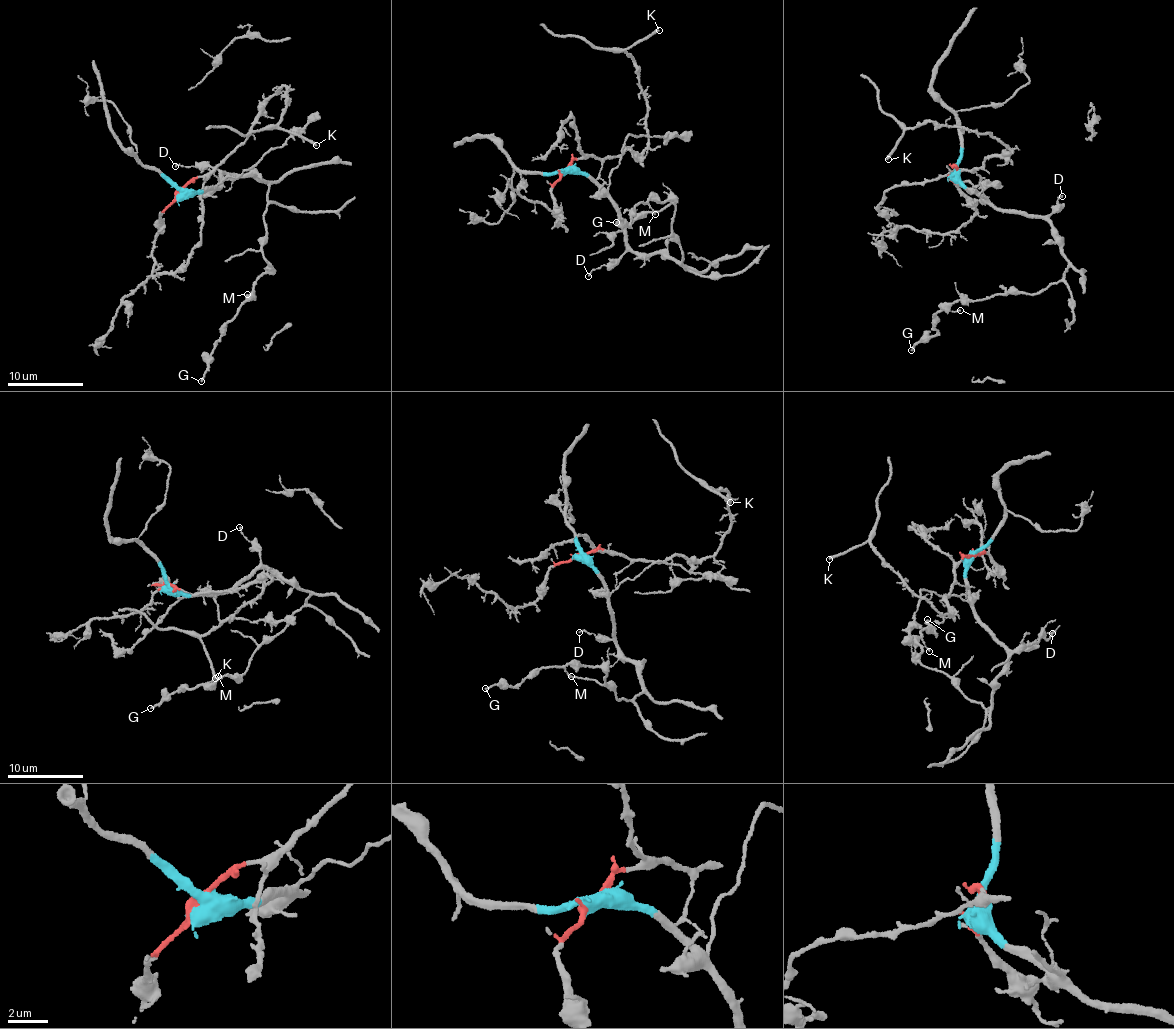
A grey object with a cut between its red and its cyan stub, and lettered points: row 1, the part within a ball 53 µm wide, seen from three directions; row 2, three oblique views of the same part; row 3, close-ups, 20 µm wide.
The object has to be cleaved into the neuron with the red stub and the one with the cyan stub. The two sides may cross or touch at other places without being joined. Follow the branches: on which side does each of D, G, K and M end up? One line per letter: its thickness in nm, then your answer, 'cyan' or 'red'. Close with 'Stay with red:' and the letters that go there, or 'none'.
D: 110 nm thick; cyan
G: 180 nm thick; cyan
K: 240 nm thick; red
M: 110 nm thick; cyan
Stay with red: K

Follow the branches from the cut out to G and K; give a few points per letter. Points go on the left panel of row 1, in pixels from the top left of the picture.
G: (179, 192), (216, 190), (220, 173), (254, 175), (269, 185), (261, 249), (270, 267), (226, 323), (201, 382)
K: (179, 192), (194, 178), (211, 174), (241, 145), (264, 101), (285, 86), (289, 102), (280, 127), (317, 146)

